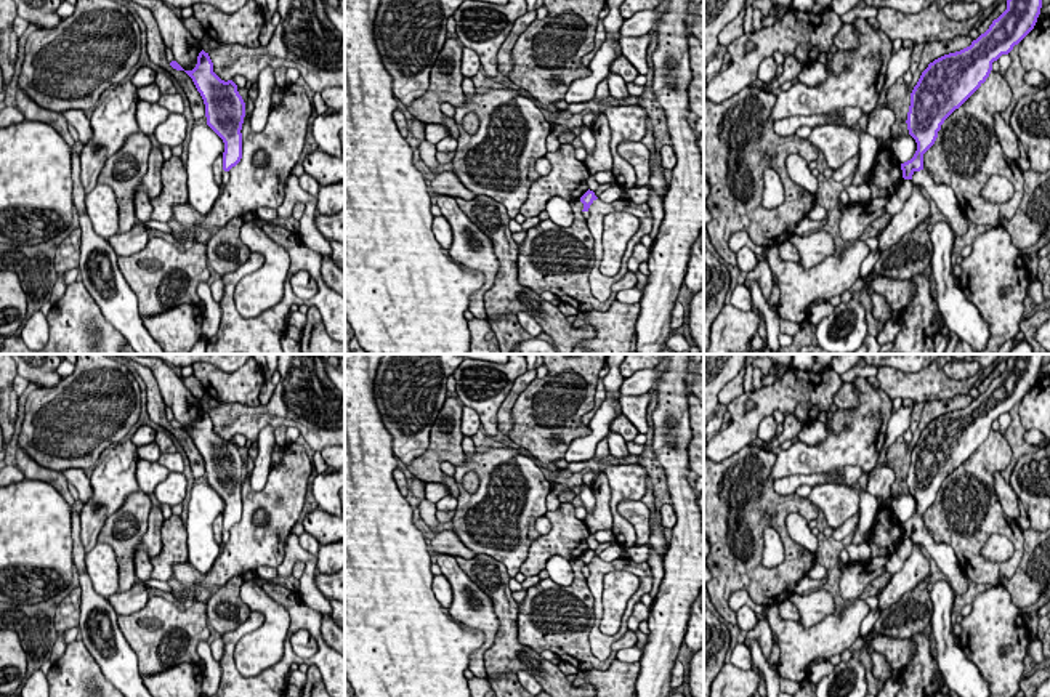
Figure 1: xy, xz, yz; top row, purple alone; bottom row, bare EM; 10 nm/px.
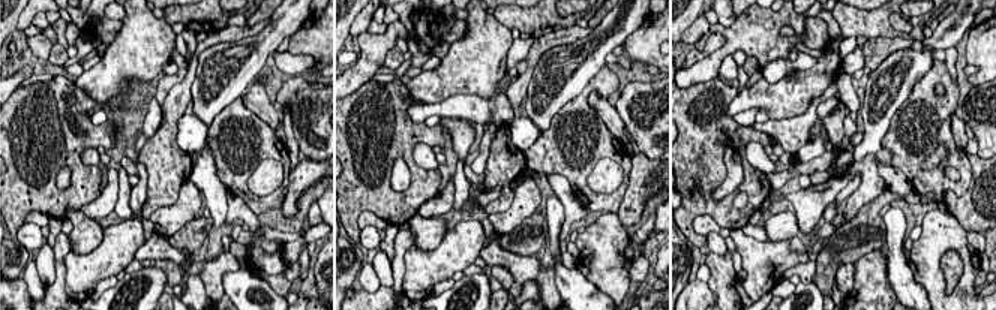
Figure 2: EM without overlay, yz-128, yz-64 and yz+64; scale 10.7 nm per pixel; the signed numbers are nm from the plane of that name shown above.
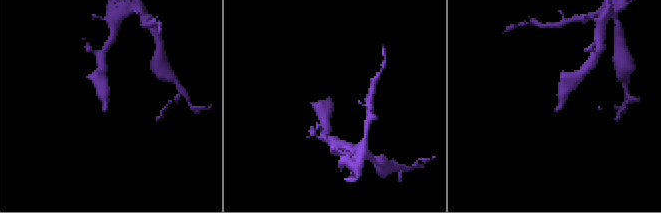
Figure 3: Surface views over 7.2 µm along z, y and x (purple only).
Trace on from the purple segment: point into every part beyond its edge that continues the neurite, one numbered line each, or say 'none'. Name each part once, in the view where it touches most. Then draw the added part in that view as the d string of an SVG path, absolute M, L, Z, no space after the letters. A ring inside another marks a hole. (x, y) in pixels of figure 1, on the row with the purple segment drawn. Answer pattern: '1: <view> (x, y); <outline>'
1: yz (941, 196); M927 170L915 171L912 175L914 186L922 186L931 202L941 210L946 216L954 236L963 236L968 231L968 220L960 212L960 205L954 191L946 184L936 184Z

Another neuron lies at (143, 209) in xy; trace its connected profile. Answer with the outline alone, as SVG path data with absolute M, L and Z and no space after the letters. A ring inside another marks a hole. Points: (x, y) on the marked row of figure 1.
M138 189L138 192L135 194L136 221L139 223L149 221L151 213L152 213L151 197L146 194L146 191Z

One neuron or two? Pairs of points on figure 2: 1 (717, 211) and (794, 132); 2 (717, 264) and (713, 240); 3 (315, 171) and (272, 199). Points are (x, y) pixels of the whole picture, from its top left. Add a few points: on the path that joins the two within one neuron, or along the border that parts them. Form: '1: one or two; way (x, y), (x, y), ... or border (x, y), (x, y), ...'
1: two; border (750, 126), (764, 131), (770, 137)
2: two; border (710, 250), (719, 255), (728, 252)
3: two; border (285, 198), (281, 205)

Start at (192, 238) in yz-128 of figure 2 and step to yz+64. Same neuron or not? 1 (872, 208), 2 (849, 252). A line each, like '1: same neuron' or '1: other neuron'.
1: same neuron
2: same neuron

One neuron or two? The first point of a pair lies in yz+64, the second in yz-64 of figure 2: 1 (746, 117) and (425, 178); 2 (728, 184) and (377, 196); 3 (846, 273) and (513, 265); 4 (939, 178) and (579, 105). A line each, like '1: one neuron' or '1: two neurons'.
1: two neurons
2: two neurons
3: one neuron
4: one neuron

